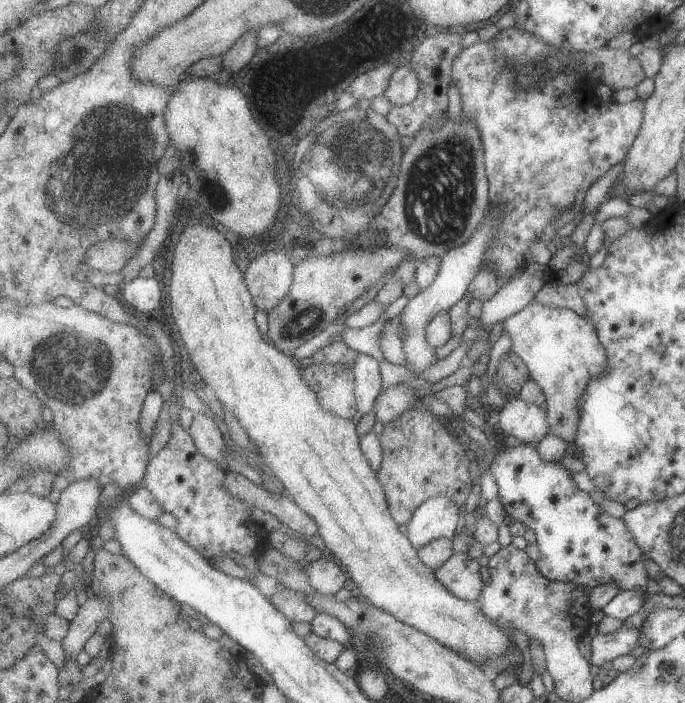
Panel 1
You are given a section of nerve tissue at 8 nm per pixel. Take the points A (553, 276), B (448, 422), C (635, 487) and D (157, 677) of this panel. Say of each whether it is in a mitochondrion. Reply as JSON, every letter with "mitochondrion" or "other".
{"A":"other","B":"other","C":"other","D":"other"}

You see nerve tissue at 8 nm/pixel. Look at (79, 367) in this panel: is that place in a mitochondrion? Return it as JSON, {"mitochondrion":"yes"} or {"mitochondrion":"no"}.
{"mitochondrion":"yes"}

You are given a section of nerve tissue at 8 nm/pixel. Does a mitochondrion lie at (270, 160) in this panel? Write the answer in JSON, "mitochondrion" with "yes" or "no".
{"mitochondrion":"no"}

